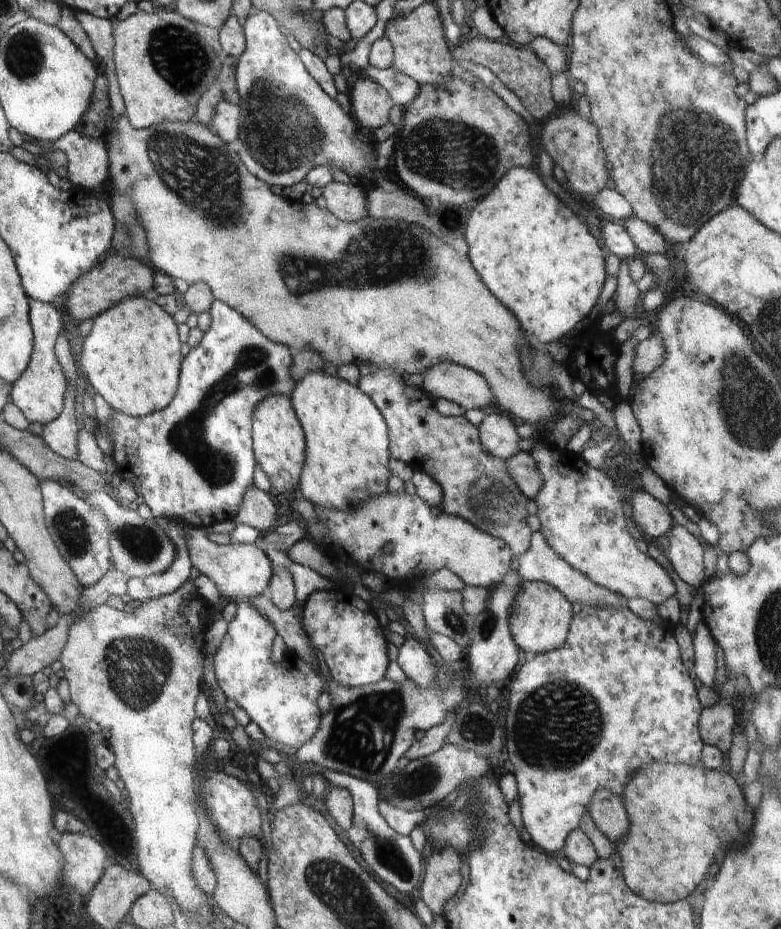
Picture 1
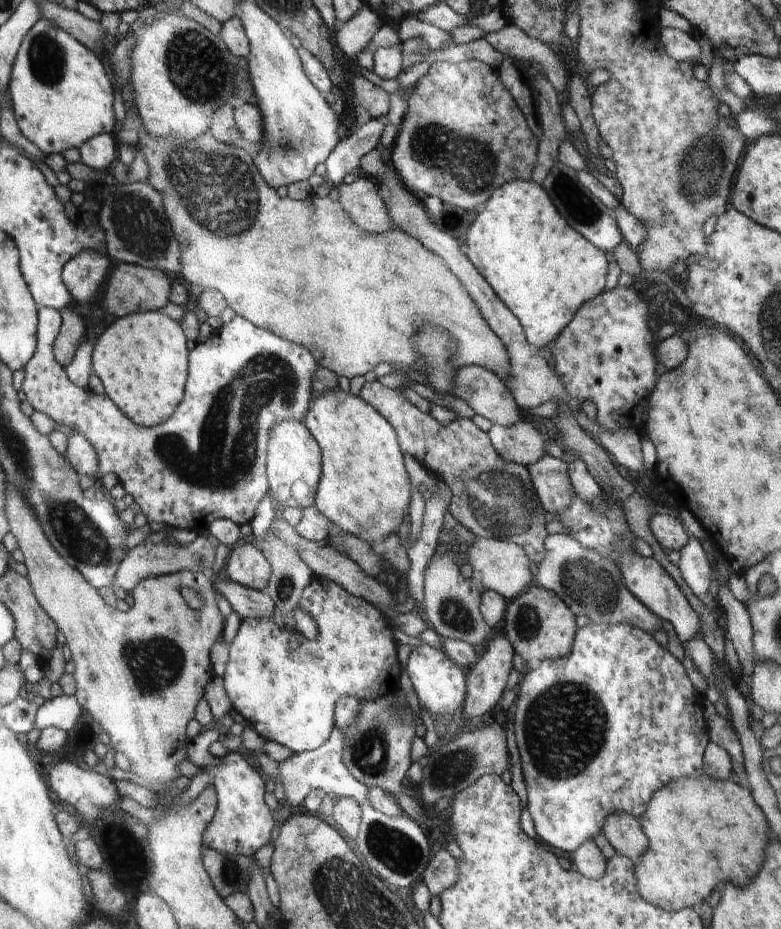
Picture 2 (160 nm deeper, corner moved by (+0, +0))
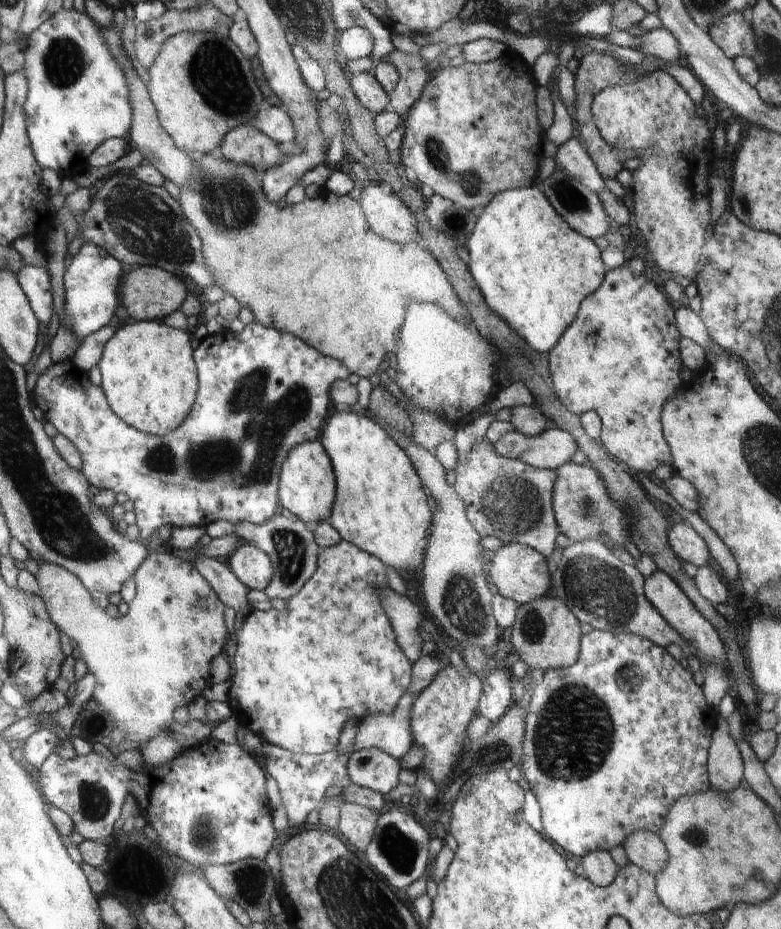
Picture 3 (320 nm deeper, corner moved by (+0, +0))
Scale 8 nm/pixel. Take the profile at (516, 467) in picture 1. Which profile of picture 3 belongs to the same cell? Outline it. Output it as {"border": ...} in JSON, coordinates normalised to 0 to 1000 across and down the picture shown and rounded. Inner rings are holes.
{"border":[[[727,497],[712,508],[716,515],[709,525],[709,550],[716,573],[727,577],[730,583],[758,580],[773,584],[778,590],[789,588],[803,593],[802,586],[812,584],[813,562],[818,561],[813,549],[802,539],[784,536],[777,520],[755,499]]]}

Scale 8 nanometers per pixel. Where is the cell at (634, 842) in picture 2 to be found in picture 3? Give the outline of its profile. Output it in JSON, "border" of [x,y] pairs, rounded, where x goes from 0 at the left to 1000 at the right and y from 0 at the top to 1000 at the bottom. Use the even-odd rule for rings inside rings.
{"border":[[[825,892],[816,893],[799,905],[805,928],[841,942],[851,935],[858,919],[844,898]]]}

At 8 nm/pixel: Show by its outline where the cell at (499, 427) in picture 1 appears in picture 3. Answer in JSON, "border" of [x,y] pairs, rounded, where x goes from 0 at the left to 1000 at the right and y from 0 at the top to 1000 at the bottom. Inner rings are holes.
{"border":[[[712,460],[699,462],[685,470],[675,470],[663,464],[652,465],[631,478],[635,489],[645,493],[662,493],[679,502],[711,507],[730,497],[740,484],[738,473]]]}

